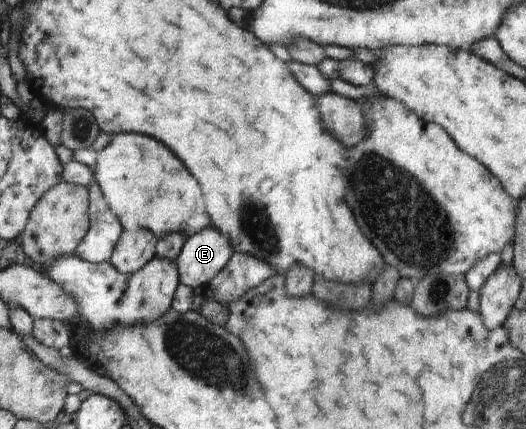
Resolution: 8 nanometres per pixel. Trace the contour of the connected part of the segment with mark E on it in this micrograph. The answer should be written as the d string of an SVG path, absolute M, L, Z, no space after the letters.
M208 225L192 236L186 238L186 242L175 258L177 271L179 272L180 283L189 286L195 292L200 292L230 260L233 255L231 242L214 226Z

